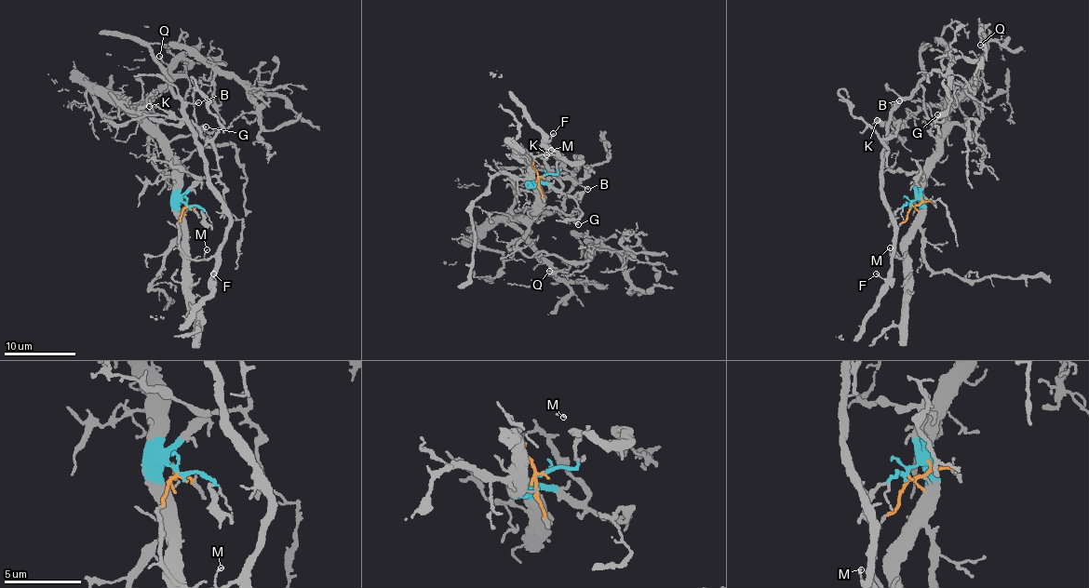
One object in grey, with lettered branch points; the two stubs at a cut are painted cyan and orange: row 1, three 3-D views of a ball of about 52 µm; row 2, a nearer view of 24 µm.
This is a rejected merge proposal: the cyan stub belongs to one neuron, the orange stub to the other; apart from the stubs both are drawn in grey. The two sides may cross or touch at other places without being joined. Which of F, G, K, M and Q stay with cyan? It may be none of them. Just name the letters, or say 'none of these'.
G, Q

